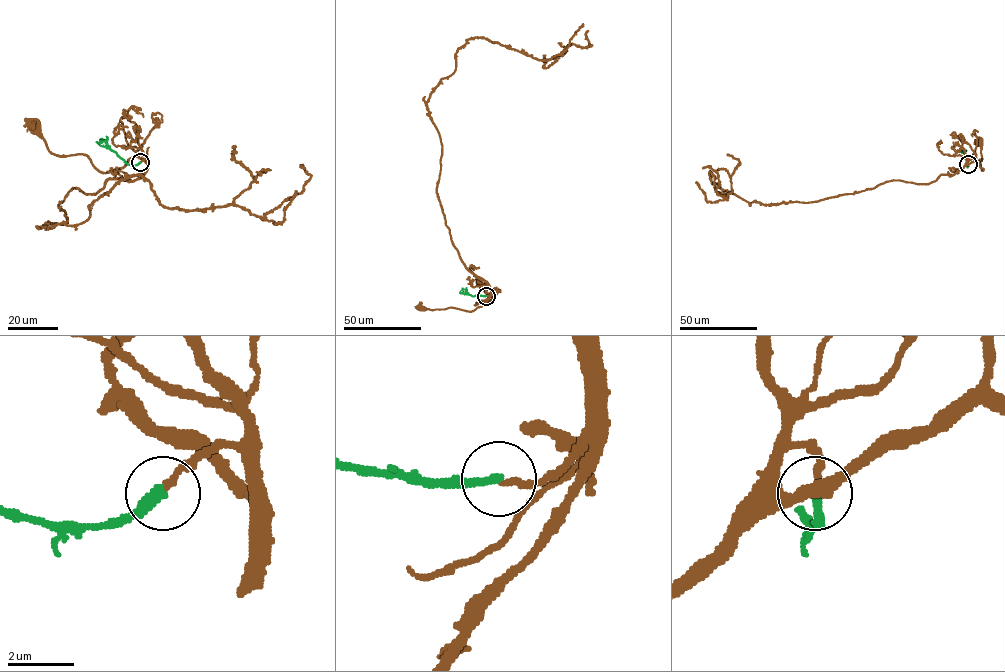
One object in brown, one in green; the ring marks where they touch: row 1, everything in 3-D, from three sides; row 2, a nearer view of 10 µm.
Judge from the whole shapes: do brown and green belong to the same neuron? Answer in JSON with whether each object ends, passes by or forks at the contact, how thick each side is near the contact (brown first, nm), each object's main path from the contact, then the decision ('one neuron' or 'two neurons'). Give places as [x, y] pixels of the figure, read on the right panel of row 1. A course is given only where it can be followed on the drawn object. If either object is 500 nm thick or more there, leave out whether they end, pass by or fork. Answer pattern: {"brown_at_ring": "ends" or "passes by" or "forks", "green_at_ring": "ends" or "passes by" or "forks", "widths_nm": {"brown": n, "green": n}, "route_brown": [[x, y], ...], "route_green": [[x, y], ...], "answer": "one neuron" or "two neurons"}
{"brown_at_ring": "ends", "green_at_ring": "ends", "widths_nm": {"brown": 180, "green": 300}, "route_brown": [[968, 164], [977, 160], [983, 170], [979, 160], [980, 141]], "route_green": [[968, 164], [963, 149]], "answer": "two neurons"}

